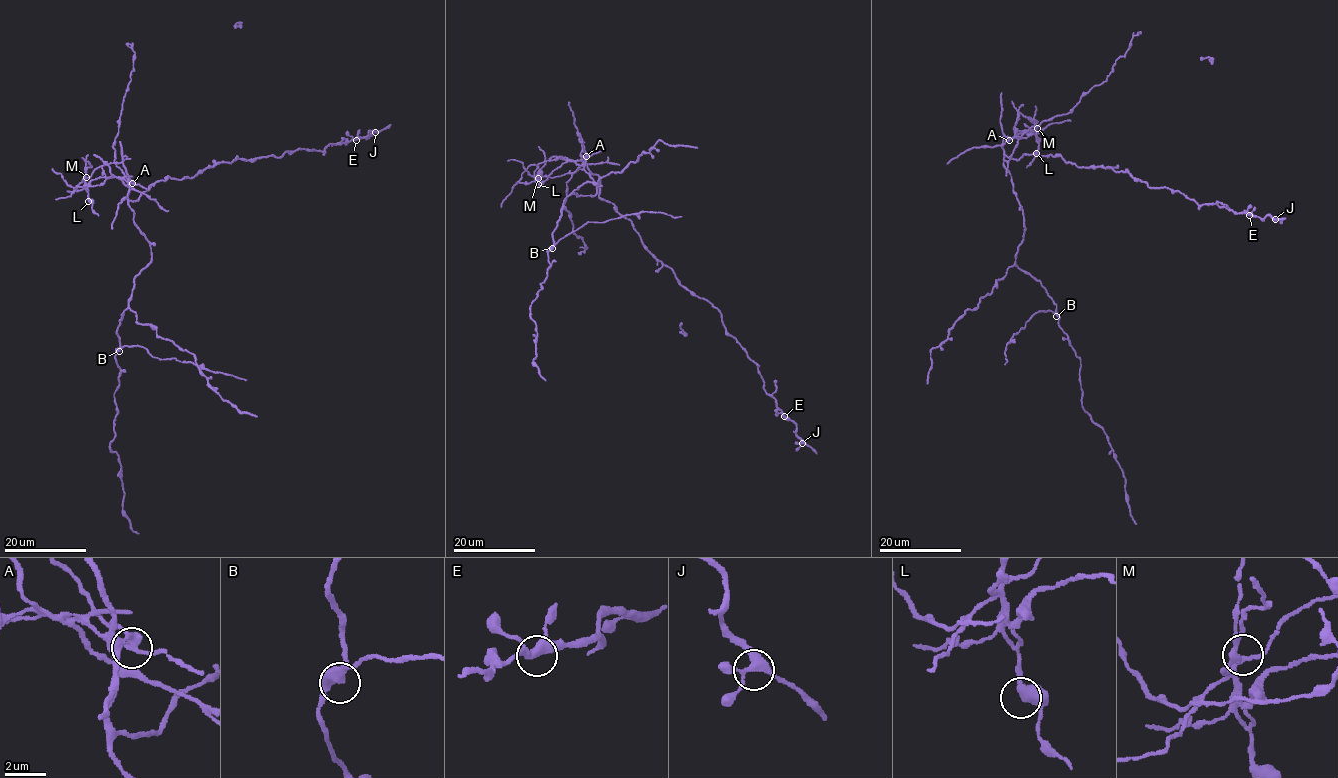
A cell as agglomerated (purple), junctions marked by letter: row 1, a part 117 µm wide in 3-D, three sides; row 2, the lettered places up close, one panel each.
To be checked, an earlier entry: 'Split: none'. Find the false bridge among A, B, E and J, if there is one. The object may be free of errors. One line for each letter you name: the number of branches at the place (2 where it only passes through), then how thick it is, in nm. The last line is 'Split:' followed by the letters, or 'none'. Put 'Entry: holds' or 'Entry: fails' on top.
Entry: fails
A: 4 | 320 nm
Split: A

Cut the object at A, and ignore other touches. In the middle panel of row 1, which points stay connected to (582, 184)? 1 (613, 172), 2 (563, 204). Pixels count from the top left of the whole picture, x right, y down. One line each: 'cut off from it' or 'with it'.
1: with it
2: with it

